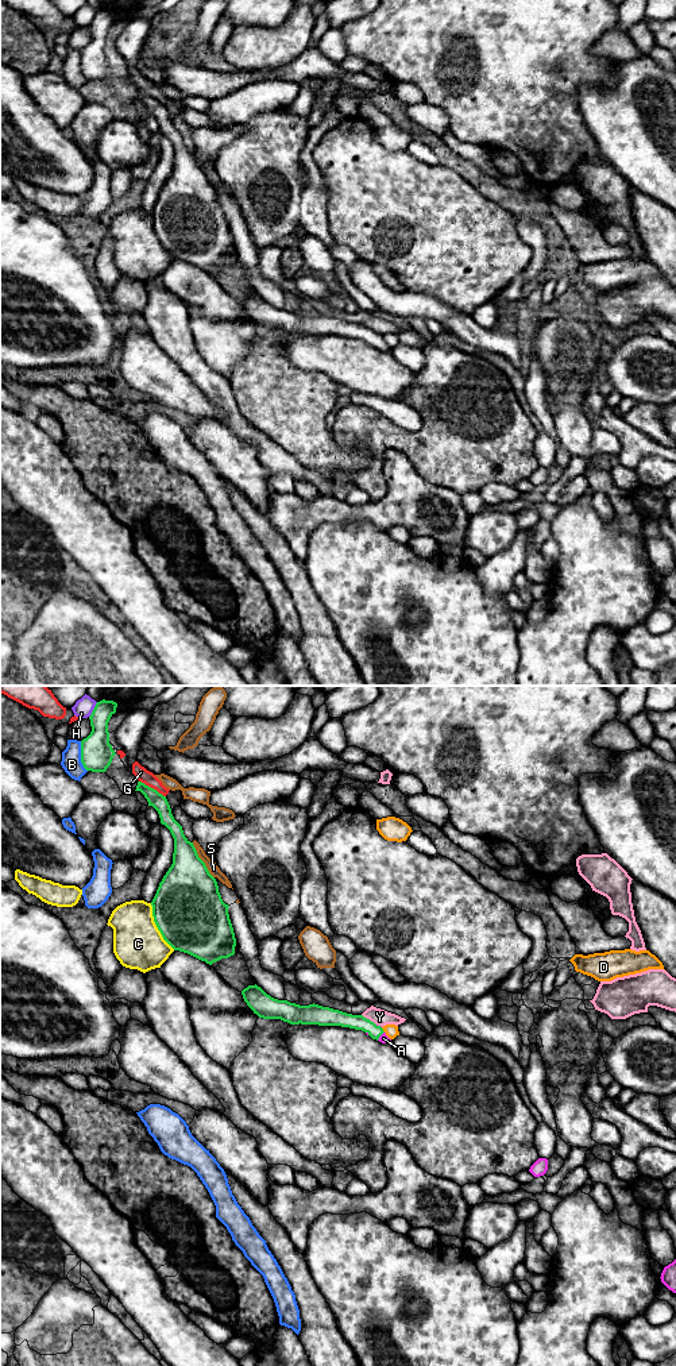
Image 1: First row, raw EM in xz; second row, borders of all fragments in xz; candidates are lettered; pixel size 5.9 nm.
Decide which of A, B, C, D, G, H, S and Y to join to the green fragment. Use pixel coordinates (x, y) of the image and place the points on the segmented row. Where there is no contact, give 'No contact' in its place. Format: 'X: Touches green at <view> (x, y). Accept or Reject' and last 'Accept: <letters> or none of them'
A: Touches green at xz (381, 1034). Accept
B: Touches green at xz (81, 756). Reject
C: Touches green at xz (157, 926). Reject
D: Touches green at xz (382, 1030). Reject
G: Touches green at xz (153, 788). Reject
H: Touches green at xz (93, 710). Reject
S: Touches green at xz (201, 860). Reject
Y: Touches green at xz (369, 1019). Reject
Accept: A

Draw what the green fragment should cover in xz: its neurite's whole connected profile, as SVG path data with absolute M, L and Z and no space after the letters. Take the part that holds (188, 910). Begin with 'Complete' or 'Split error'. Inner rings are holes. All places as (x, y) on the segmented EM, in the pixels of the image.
Complete. M138 782L140 791L174 838L173 864L151 902L154 922L174 949L206 964L235 954L236 938L216 879L174 819L170 804L157 790Z

